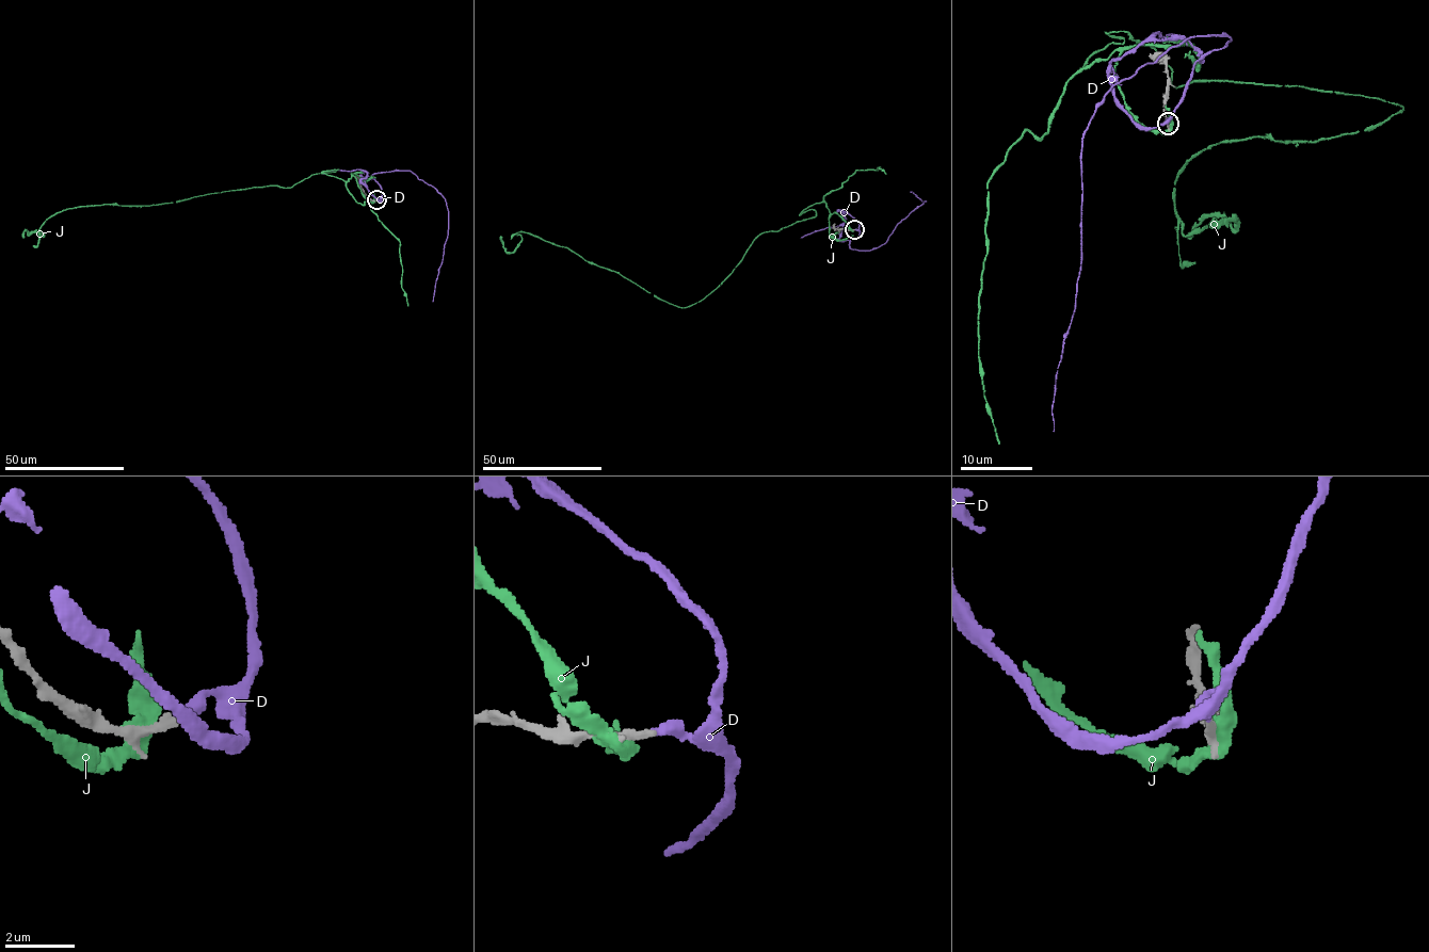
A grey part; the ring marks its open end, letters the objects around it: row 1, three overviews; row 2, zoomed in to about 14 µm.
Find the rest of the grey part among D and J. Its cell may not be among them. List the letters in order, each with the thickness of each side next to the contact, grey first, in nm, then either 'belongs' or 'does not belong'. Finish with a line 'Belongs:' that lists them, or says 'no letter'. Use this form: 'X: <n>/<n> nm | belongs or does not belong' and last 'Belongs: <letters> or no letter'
D: 240/340 nm | belongs
J: 240/400 nm | does not belong
Belongs: D

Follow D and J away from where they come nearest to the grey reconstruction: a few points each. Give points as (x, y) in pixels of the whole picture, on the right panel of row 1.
D: (1167, 124), (1192, 66), (1231, 38), (1189, 36), (1119, 82), (1089, 120), (1075, 312), (1053, 432)
J: (1169, 127), (1084, 67), (1106, 33), (1402, 108), (1202, 150), (1178, 225), (1236, 227), (1189, 240)

